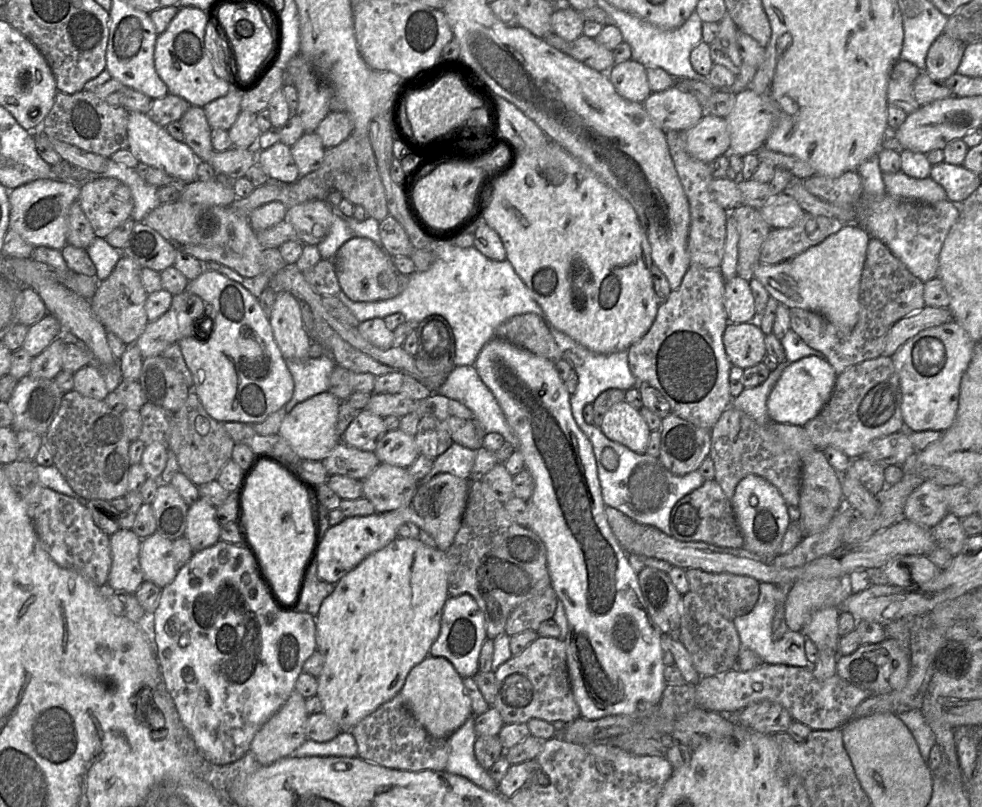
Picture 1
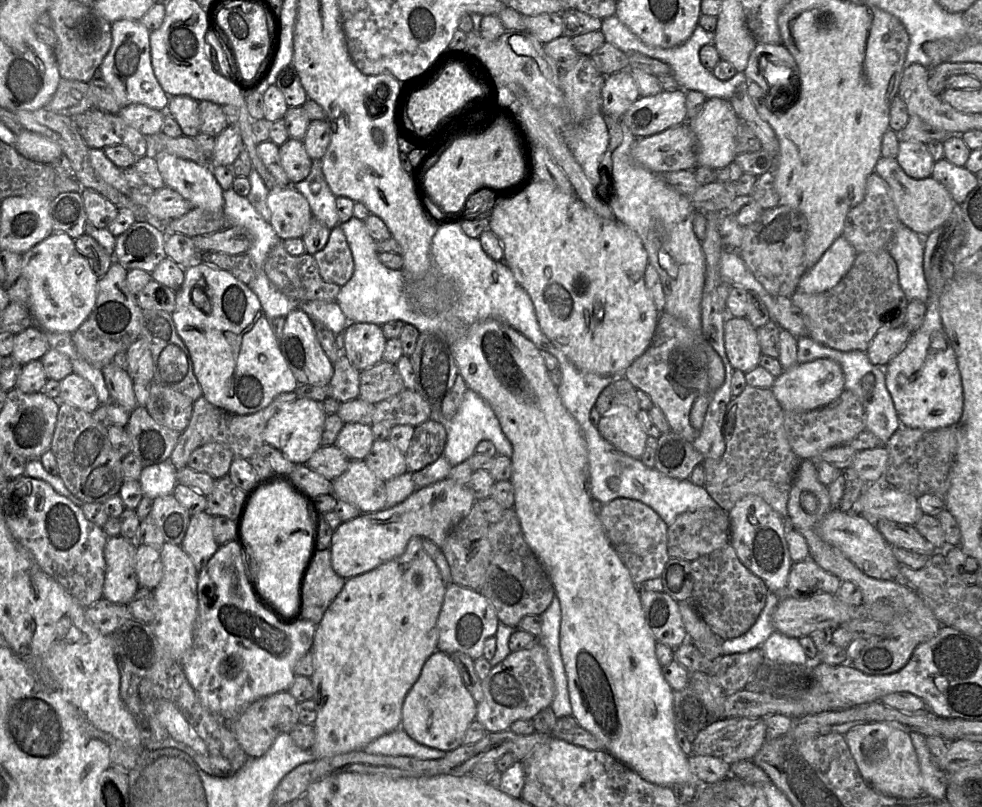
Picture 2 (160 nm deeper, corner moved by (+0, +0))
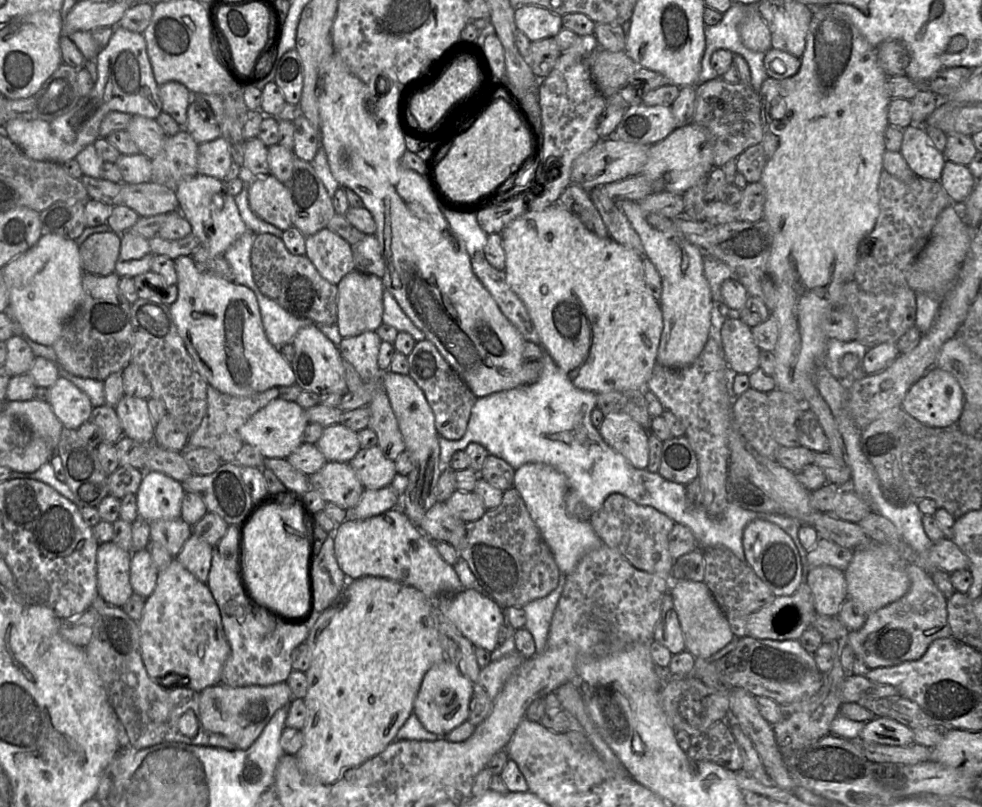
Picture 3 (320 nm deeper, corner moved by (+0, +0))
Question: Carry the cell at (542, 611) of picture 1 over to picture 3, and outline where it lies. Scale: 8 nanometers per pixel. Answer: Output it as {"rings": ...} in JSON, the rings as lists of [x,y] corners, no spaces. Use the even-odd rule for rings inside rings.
{"rings":[[[514,488],[506,490],[502,502],[474,522],[466,522],[465,535],[457,548],[483,589],[483,594],[502,609],[523,608],[529,602],[550,594],[559,584],[561,572],[554,555],[526,504]]]}

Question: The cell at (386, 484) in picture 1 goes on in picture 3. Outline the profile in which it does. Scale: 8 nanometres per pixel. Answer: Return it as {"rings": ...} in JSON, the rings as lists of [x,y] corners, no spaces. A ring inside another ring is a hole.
{"rings":[[[326,462],[308,480],[326,502],[345,510],[352,510],[365,490],[348,462]]]}

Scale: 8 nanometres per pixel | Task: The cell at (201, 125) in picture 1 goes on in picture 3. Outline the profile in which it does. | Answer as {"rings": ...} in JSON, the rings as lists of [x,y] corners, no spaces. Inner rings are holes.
{"rings":[[[170,81],[159,86],[162,112],[169,114],[183,128],[187,122],[187,110],[192,95],[192,92],[178,81]]]}

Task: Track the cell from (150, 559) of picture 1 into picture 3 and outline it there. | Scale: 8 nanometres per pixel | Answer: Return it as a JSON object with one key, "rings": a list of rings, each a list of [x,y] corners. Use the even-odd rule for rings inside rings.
{"rings":[[[146,549],[131,552],[130,584],[133,593],[144,598],[151,595],[157,583],[158,571]]]}

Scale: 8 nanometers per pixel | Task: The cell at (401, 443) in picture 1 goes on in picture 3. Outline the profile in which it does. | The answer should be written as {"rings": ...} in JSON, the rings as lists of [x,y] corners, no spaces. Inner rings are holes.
{"rings":[[[377,445],[360,449],[348,463],[364,489],[389,486],[397,474],[395,461],[387,458]]]}

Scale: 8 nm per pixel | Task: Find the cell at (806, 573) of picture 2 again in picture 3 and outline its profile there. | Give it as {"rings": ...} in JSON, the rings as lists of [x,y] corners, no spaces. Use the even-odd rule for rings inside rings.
{"rings":[[[819,538],[814,548],[807,554],[807,567],[830,565],[845,571],[852,560],[853,552],[825,538]]]}

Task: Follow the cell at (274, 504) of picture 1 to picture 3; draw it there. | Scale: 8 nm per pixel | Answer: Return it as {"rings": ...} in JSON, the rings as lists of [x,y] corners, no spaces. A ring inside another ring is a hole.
{"rings":[[[264,507],[246,526],[244,538],[244,574],[252,595],[285,619],[304,616],[310,599],[306,525],[299,507]]]}

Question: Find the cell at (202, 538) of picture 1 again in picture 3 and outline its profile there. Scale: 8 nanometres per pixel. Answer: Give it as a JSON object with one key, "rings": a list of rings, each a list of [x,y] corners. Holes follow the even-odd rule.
{"rings":[[[191,535],[175,558],[194,577],[206,584],[211,568],[212,548],[207,542]]]}

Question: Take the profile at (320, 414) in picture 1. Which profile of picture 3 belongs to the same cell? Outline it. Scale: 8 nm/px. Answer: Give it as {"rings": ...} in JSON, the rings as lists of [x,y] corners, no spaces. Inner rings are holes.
{"rings":[[[273,399],[241,426],[241,439],[244,444],[256,448],[265,458],[287,458],[303,443],[304,430],[309,423],[305,410],[295,401]]]}

